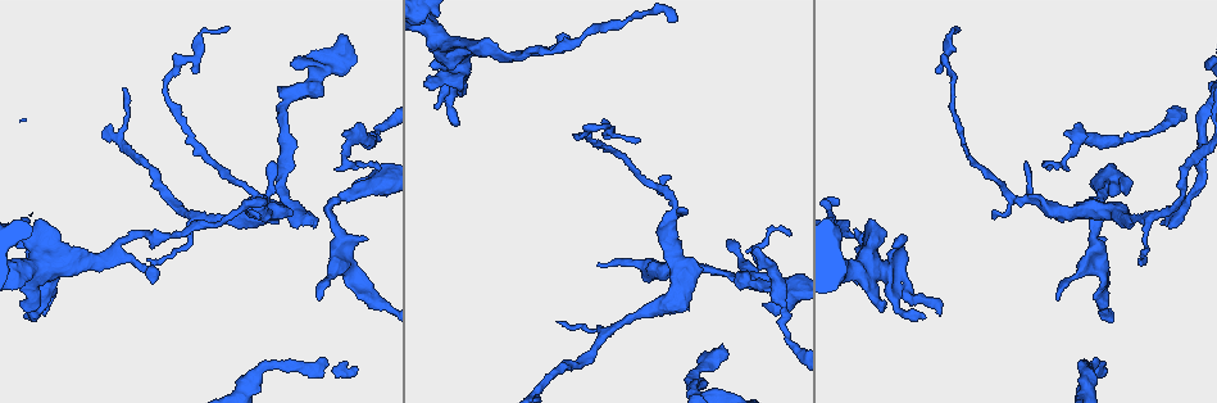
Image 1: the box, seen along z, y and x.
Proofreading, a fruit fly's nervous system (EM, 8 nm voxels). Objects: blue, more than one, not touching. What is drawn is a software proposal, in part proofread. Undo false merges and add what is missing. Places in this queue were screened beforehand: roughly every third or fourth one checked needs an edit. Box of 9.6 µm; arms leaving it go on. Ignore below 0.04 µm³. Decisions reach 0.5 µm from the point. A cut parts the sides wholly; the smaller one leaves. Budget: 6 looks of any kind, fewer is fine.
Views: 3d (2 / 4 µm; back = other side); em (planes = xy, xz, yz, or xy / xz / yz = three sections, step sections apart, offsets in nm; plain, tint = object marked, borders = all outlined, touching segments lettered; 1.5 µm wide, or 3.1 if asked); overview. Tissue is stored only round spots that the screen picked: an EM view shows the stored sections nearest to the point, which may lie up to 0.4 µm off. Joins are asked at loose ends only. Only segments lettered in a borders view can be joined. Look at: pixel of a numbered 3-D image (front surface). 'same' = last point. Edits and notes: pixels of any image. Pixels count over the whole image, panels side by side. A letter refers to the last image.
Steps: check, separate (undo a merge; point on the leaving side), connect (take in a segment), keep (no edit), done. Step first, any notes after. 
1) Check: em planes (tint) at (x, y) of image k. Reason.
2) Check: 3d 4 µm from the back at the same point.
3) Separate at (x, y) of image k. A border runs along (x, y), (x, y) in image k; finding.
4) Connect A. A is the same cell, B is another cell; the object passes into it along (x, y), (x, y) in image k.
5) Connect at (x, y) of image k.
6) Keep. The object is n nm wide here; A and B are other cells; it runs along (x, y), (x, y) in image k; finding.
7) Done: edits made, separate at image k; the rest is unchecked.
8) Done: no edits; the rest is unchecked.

Check: em xz step 4 (borders) at (259, 218) of image 1. Tapers out.

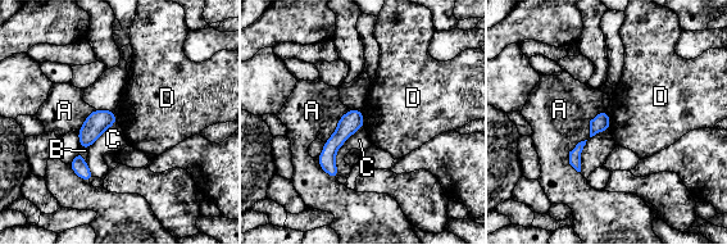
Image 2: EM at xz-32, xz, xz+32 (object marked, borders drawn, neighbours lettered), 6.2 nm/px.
Keep. A, B, C and D are other cells; it runs along (109, 113), (81, 145), (83, 176) in image 2; none of them fits.

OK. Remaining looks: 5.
Check: em planes (tint) at (837, 203) of image 1.

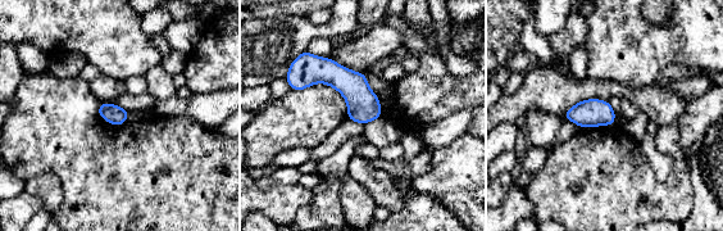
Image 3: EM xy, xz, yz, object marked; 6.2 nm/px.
Check: em planes (borders) at the same point. What lies round it.

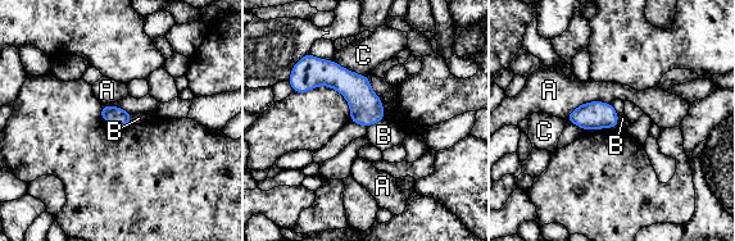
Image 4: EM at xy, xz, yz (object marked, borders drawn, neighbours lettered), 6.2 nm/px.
Keep. A, B and C are other cells; it runs along (300, 81), (340, 78), (381, 116) in image 4; no lettered segment goes on from it.

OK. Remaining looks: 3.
Check: 3d 4 µm at (27, 318) of image 1. An open end.

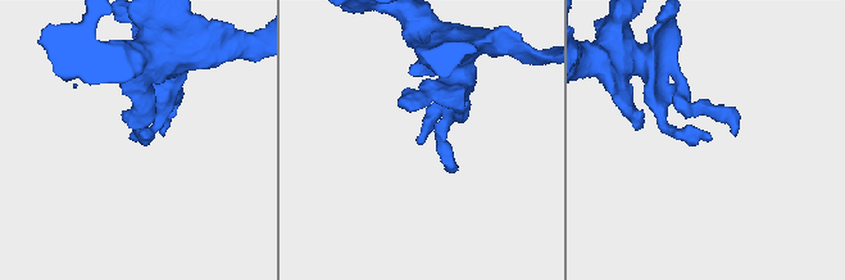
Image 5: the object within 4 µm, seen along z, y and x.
Check: em planes (borders) at (131, 138) of image 5. Shape alone is not enough.

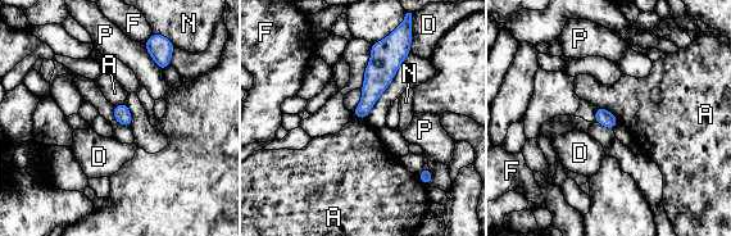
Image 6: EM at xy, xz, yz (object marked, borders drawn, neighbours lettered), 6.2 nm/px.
Keep. A, D, F, N and P are other cells; a border runs along (596, 105), (609, 110), (620, 121) in image 6; none of them fits.

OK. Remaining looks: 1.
Done: no edits; the rest is unchecked.

